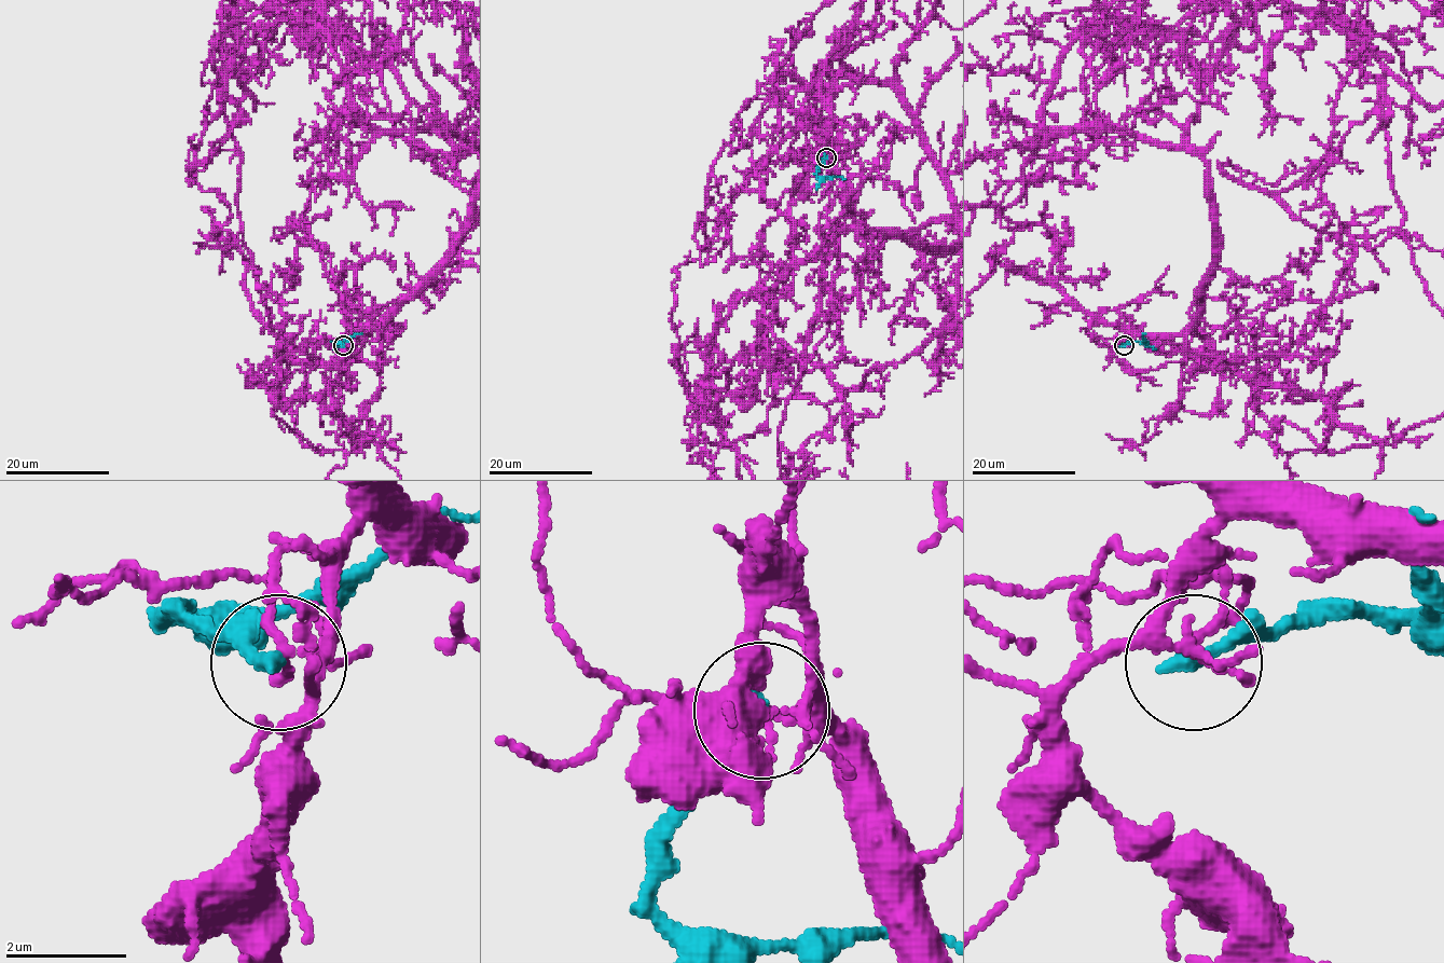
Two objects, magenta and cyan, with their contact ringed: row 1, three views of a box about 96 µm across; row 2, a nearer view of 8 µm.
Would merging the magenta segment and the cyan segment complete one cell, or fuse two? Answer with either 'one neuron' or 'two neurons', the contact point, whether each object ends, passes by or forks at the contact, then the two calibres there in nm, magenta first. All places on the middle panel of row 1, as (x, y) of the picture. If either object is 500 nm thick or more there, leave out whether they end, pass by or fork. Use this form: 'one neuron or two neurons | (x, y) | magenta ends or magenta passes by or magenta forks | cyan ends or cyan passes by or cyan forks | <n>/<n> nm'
two neurons | (826, 157) | magenta forks | cyan ends | 140/280 nm

